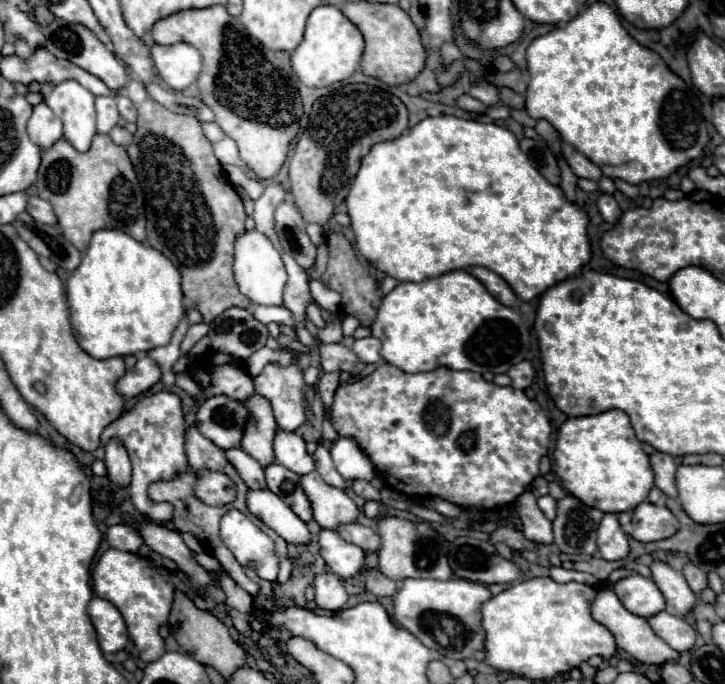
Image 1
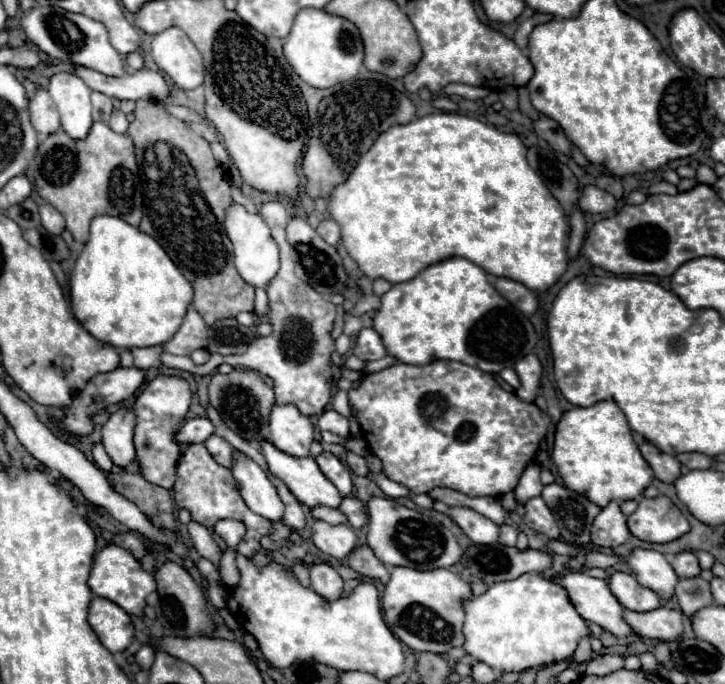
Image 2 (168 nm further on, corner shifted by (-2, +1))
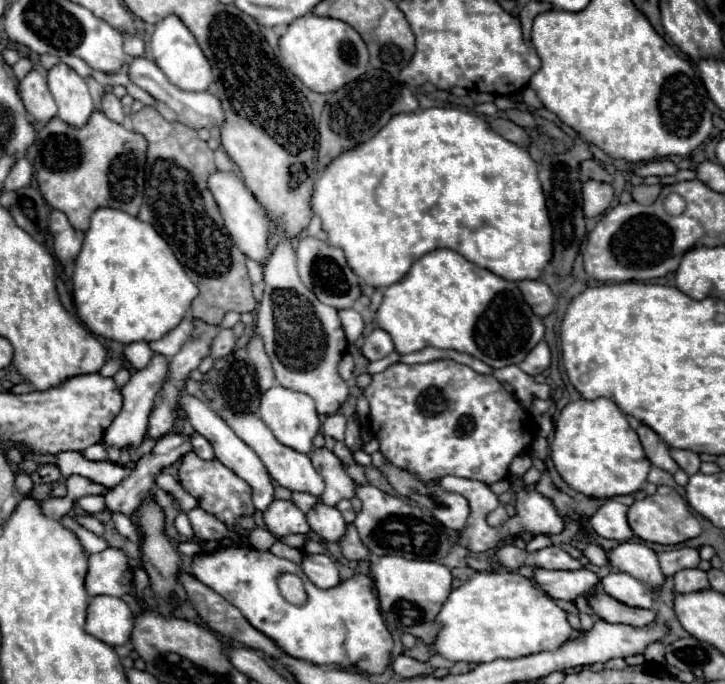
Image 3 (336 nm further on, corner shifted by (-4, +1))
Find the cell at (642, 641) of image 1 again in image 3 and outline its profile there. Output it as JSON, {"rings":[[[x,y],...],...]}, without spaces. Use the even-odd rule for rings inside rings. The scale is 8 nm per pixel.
{"rings":[[[535,568],[535,584],[555,600],[575,602],[577,596],[591,596],[597,574],[591,570],[543,570]]]}

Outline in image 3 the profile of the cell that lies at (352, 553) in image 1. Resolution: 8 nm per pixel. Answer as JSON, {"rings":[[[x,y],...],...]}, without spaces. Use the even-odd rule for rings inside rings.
{"rings":[[[319,502],[309,514],[307,514],[307,522],[313,528],[313,532],[323,538],[325,542],[341,542],[341,536],[345,536],[345,520],[339,514],[337,508],[329,508],[323,502]]]}

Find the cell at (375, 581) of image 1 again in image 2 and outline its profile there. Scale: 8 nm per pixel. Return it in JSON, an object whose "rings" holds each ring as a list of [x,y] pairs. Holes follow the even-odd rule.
{"rings":[[[359,544],[355,550],[351,550],[351,554],[347,556],[347,564],[355,572],[359,572],[363,578],[369,578],[369,580],[375,580],[375,582],[381,582],[381,584],[387,582],[389,570],[383,562],[379,562],[375,558],[375,554],[371,552],[369,546]]]}

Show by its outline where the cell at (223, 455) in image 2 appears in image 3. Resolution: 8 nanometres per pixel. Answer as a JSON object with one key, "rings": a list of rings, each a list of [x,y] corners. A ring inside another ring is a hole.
{"rings":[[[193,434],[191,436],[191,444],[193,444],[193,452],[203,458],[203,460],[213,460],[215,454],[213,454],[213,446],[209,444],[207,438],[203,438],[201,434]]]}

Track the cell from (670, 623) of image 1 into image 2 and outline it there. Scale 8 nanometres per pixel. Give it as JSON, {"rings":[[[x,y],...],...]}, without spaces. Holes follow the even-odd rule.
{"rings":[[[657,608],[649,612],[623,610],[623,620],[641,638],[671,642],[671,640],[677,640],[683,632],[681,612],[671,608]]]}

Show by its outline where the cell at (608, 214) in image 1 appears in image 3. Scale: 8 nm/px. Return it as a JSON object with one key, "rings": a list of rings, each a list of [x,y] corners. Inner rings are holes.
{"rings":[[[587,180],[583,184],[583,212],[585,218],[601,216],[613,202],[613,186],[605,182]]]}

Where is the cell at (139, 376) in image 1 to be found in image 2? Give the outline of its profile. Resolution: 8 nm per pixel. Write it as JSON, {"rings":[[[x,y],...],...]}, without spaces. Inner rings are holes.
{"rings":[[[115,368],[111,372],[105,374],[97,374],[95,378],[91,378],[87,382],[87,386],[77,392],[71,400],[71,404],[67,408],[63,408],[63,416],[61,416],[61,428],[69,434],[75,436],[89,436],[95,428],[93,416],[109,406],[115,406],[127,398],[131,398],[135,394],[135,390],[141,386],[141,382],[145,380],[145,372],[139,368]]]}

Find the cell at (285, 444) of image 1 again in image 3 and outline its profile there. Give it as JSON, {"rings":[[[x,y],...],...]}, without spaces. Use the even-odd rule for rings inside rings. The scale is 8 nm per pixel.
{"rings":[[[273,386],[261,396],[259,414],[281,444],[285,444],[297,452],[303,452],[303,454],[309,454],[313,450],[313,438],[317,436],[321,422],[315,412],[315,404],[313,404],[311,396],[301,394],[301,392],[293,392],[283,386]]]}

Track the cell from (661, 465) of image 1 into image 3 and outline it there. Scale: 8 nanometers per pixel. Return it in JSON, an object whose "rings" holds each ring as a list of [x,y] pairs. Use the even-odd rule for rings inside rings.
{"rings":[[[639,426],[637,428],[637,434],[639,434],[639,440],[643,444],[643,450],[647,454],[647,458],[651,460],[653,466],[669,472],[669,474],[675,474],[679,470],[677,462],[671,458],[669,454],[669,446],[649,428],[649,426]]]}

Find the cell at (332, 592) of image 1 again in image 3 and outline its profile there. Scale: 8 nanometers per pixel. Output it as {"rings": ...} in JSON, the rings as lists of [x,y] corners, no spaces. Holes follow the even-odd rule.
{"rings":[[[305,554],[301,568],[317,588],[333,588],[341,582],[337,564],[325,554]]]}

